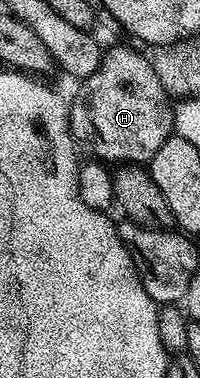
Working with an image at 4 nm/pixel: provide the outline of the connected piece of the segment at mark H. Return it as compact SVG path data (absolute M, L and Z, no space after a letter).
M134 47L107 50L96 71L81 80L78 96L68 103L75 140L94 154L91 156L110 165L149 164L156 149L175 134L175 104L149 58Z

